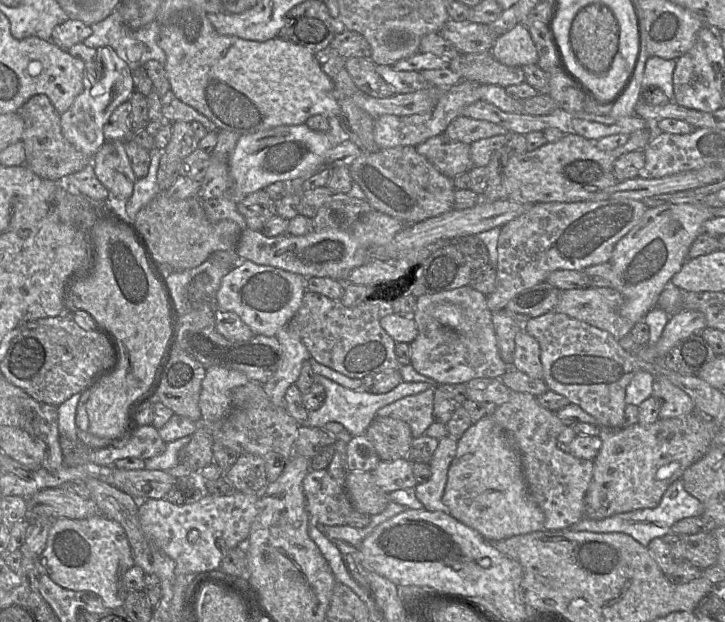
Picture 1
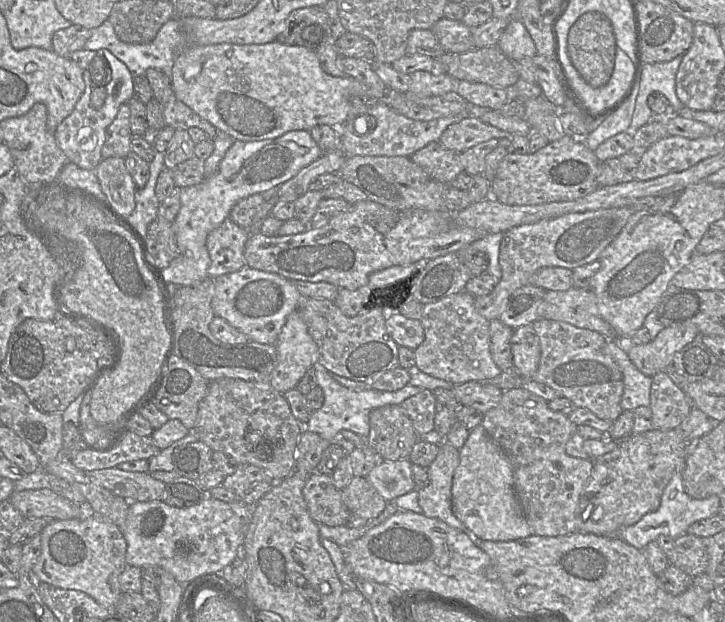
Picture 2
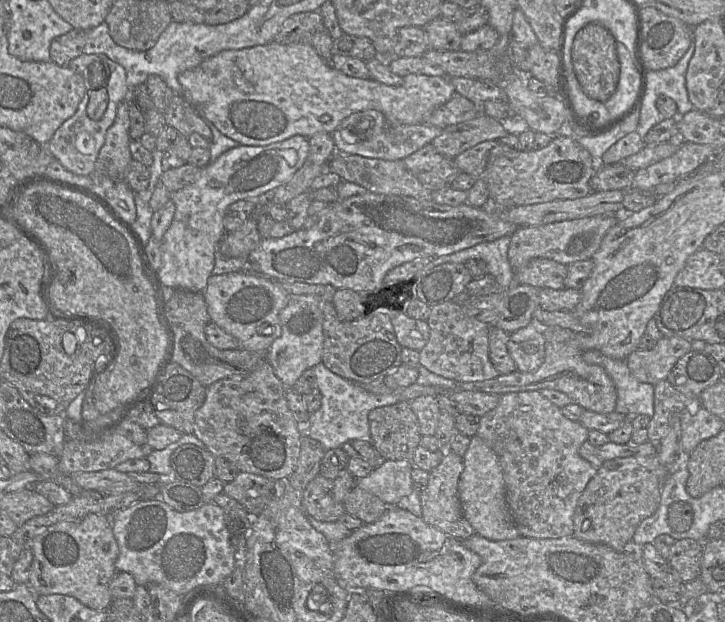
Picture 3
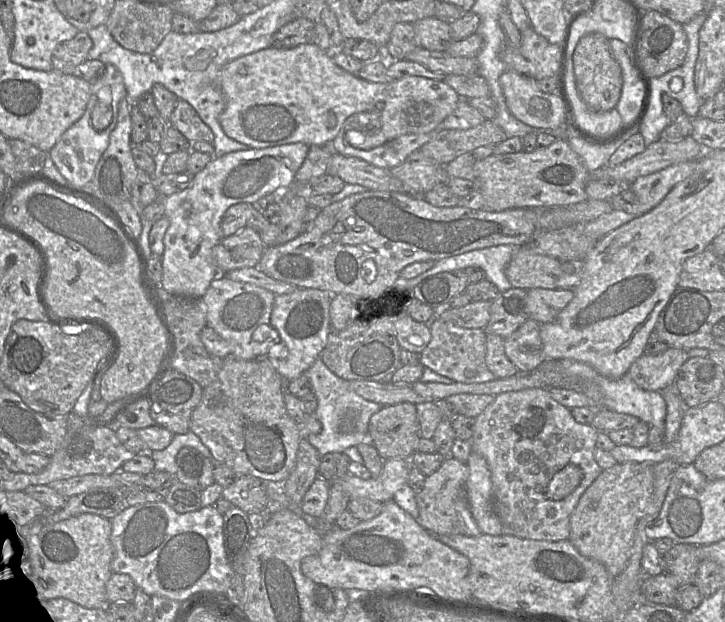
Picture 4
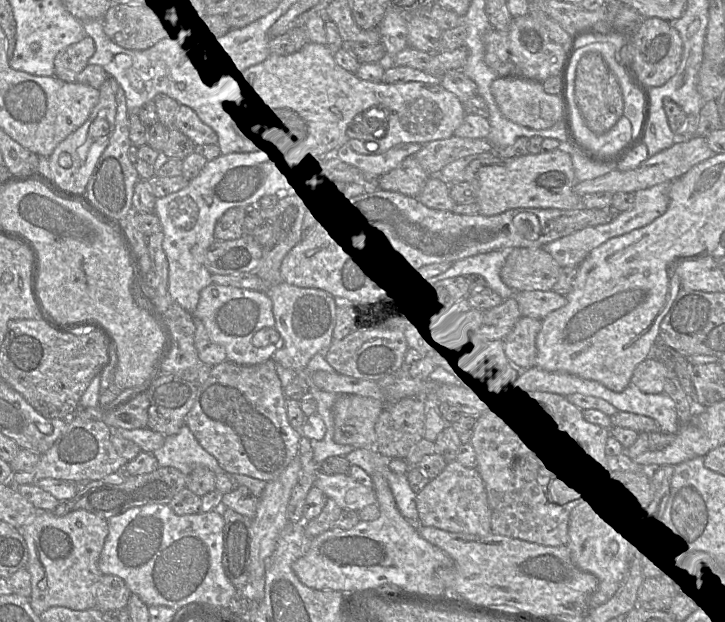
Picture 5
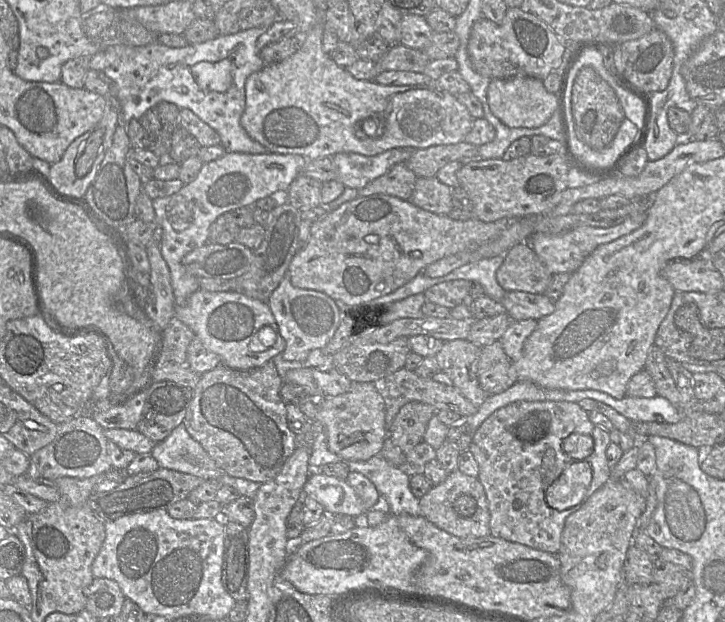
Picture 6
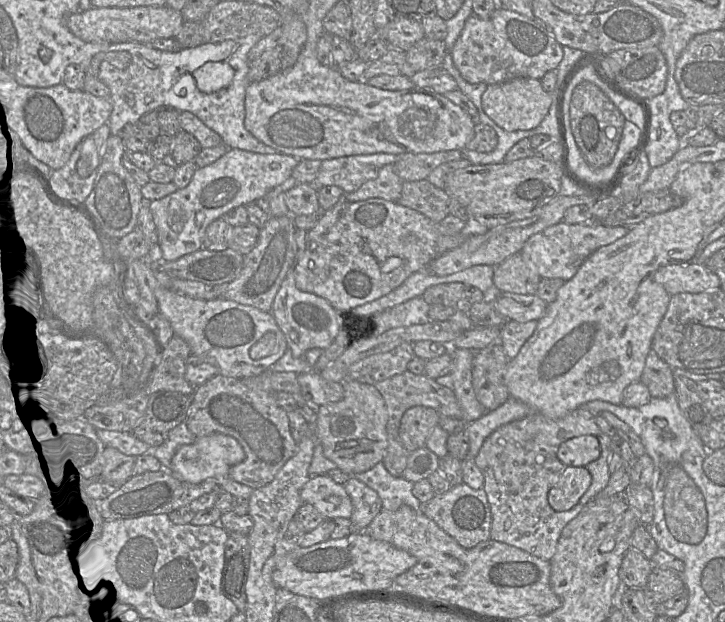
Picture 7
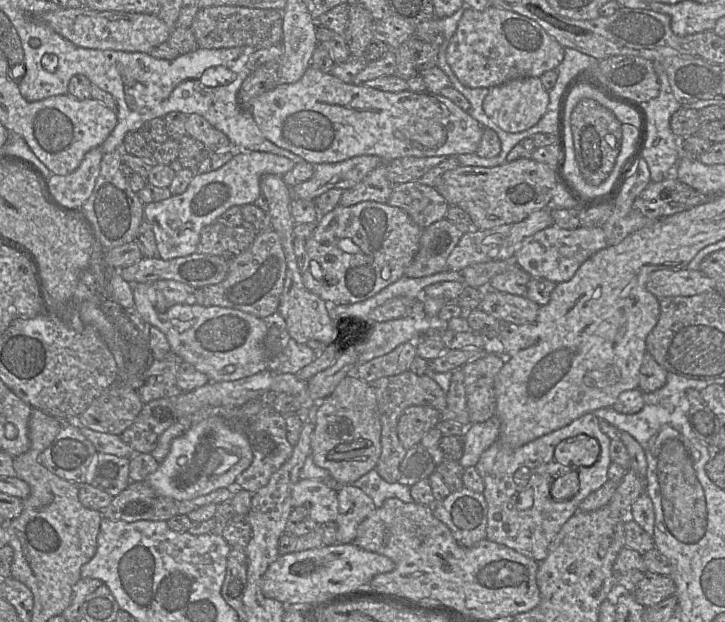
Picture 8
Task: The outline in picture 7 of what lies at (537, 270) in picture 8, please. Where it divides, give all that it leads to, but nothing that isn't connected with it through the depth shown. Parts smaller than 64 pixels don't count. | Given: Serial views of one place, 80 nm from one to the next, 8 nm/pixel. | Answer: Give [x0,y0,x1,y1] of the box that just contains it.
[520,221,629,281]

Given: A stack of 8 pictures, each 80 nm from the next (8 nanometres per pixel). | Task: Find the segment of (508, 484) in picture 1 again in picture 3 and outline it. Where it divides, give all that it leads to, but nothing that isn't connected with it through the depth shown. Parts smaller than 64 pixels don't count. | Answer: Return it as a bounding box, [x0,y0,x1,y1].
[458,435,521,541]

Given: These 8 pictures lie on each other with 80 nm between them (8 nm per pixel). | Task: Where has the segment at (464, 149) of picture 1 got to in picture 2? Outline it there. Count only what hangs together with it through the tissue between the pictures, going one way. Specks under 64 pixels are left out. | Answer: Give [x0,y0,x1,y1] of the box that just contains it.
[410,141,463,183]

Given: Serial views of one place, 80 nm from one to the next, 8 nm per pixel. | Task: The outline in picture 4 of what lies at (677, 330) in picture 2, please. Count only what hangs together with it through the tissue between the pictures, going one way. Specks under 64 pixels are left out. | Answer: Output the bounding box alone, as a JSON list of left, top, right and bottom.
[628,347,689,391]

